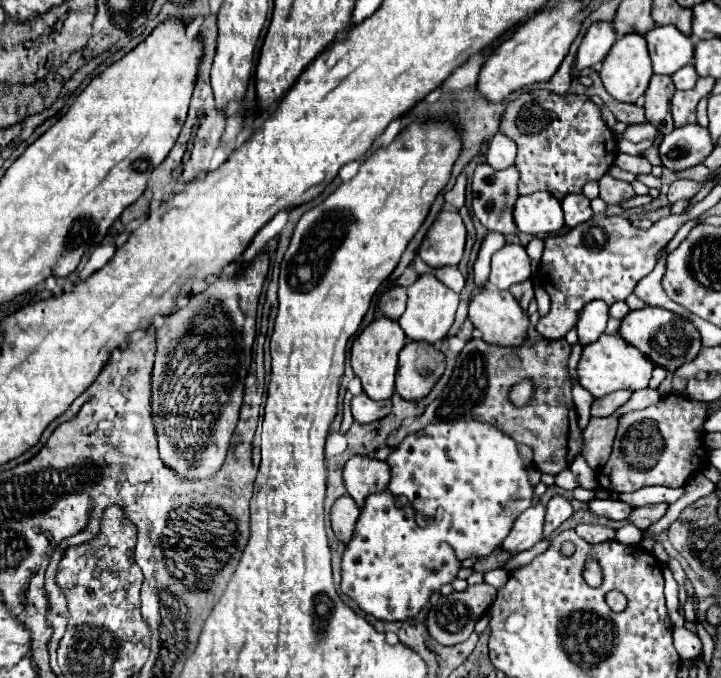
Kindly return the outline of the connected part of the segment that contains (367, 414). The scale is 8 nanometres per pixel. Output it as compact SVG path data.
M366 392L358 394L352 398L350 402L352 406L352 416L356 422L360 424L368 424L368 422L374 422L374 420L380 420L384 418L386 414L390 414L390 408L392 408L392 402L390 400L370 400L366 396Z

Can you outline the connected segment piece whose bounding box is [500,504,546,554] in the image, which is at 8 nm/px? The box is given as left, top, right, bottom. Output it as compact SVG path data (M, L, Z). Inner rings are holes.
M542 504L530 506L528 510L524 510L518 516L518 520L514 520L514 528L510 530L510 534L502 542L500 550L510 552L510 554L518 554L522 550L532 548L536 542L540 542L542 540L544 512L546 512L546 508Z

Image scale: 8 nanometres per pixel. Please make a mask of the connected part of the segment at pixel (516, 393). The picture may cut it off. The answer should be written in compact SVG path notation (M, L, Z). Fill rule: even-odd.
M522 380L522 382L514 384L514 388L510 388L510 402L516 408L522 408L522 406L530 404L532 394L534 394L534 382L532 380Z

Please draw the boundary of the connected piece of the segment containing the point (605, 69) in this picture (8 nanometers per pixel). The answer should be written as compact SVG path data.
M638 32L620 36L612 50L608 52L608 56L602 62L600 68L600 78L608 90L608 94L620 102L636 102L638 96L642 96L648 88L648 82L652 78L652 62L648 56L648 48L646 48L646 38Z

